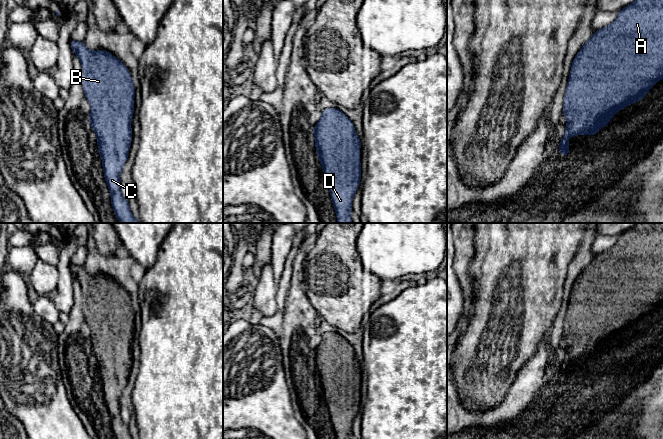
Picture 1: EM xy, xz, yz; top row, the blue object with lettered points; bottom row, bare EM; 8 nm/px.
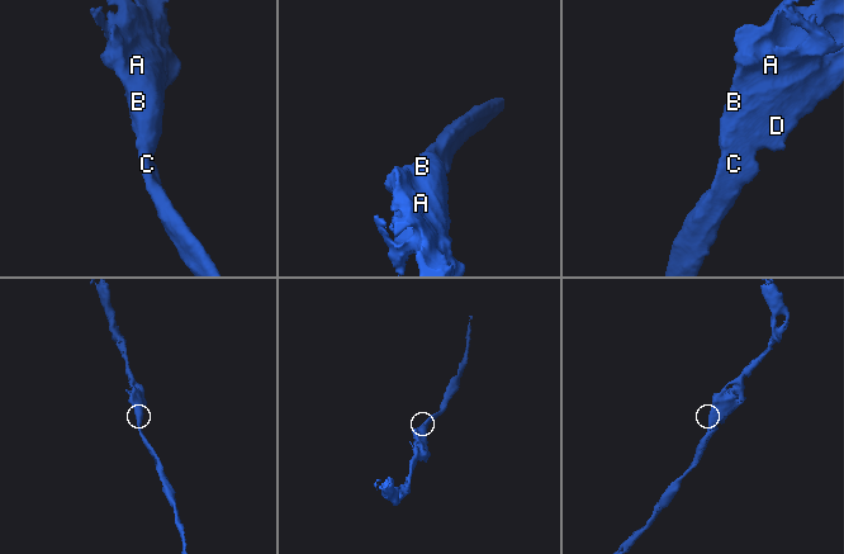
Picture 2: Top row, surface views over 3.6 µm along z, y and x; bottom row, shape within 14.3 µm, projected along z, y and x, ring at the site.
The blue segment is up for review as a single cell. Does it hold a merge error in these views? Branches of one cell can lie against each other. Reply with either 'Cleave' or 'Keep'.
Keep

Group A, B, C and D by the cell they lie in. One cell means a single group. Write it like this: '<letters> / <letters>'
A B C D

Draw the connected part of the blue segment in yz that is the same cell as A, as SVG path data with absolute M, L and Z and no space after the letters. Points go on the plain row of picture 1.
M636 223L621 233L616 244L609 250L594 256L573 284L563 327L567 341L565 358L559 365L560 377L569 377L567 364L576 359L596 360L597 355L607 350L615 337L641 324L654 308L663 303L663 223Z

